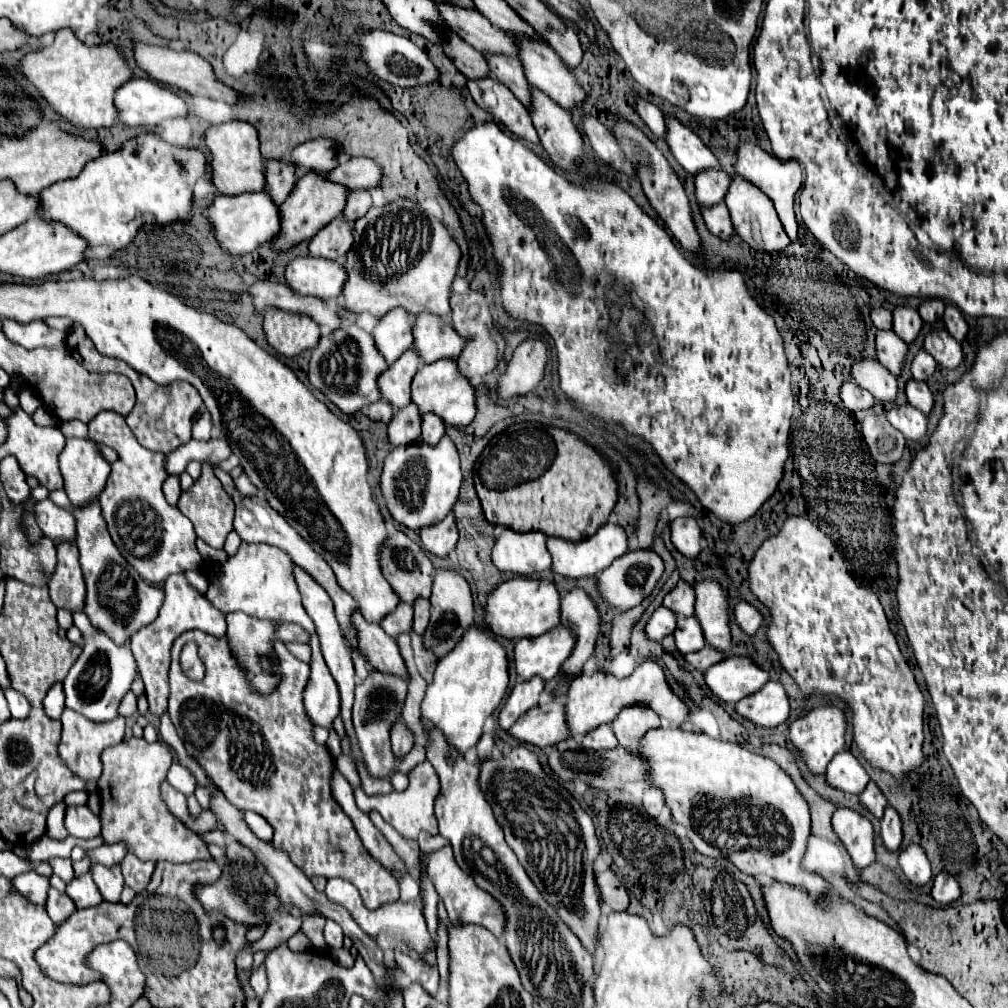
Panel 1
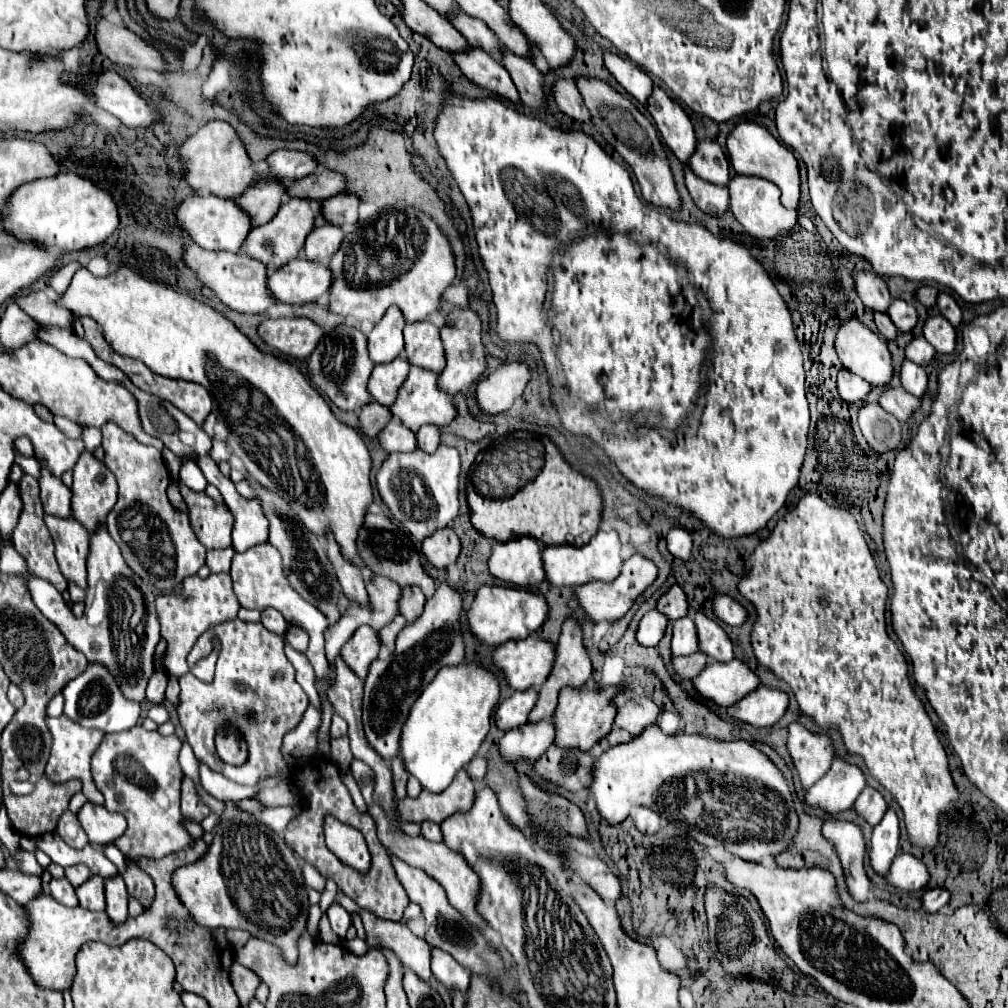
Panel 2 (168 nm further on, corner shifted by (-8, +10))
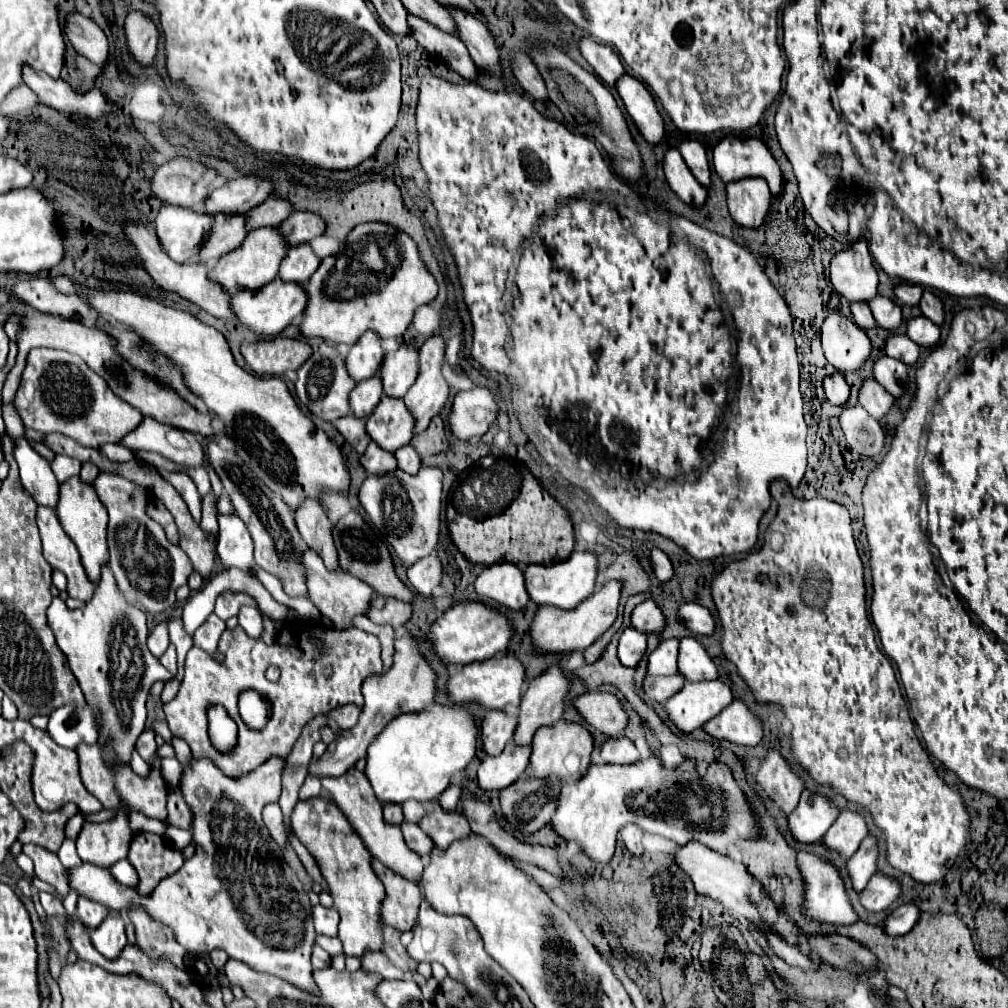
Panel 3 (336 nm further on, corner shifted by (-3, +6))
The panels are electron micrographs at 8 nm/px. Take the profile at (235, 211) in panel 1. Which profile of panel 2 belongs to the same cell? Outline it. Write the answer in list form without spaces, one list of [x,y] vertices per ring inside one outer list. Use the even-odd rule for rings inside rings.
[[[195,194],[195,196],[185,198],[175,208],[175,222],[203,250],[239,252],[239,248],[243,246],[243,242],[245,242],[245,238],[247,238],[247,234],[251,230],[247,214],[243,214],[243,210],[235,208],[233,200],[215,198],[213,194],[203,194],[203,196]]]

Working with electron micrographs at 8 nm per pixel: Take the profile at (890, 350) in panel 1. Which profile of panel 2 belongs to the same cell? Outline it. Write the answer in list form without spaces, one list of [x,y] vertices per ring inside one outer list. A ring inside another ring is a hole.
[[[873,312],[873,320],[877,324],[877,330],[887,338],[887,340],[893,340],[897,336],[897,326],[891,322],[891,318],[885,314],[885,312]]]

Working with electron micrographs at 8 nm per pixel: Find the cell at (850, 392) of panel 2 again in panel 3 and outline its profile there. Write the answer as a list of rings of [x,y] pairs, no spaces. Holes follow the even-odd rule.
[[[834,372],[832,376],[826,376],[824,378],[824,392],[826,392],[826,398],[832,404],[844,406],[848,402],[848,398],[850,398],[850,386],[844,380],[844,374]]]

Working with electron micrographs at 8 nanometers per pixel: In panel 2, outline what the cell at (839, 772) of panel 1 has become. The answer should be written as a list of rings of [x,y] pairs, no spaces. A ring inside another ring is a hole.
[[[835,760],[829,772],[807,790],[805,804],[825,812],[827,816],[835,816],[849,810],[863,788],[863,772],[853,764]]]

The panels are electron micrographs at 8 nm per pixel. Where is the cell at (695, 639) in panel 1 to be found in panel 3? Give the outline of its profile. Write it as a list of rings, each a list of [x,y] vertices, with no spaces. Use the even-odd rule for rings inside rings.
[[[670,638],[660,642],[660,646],[648,658],[648,674],[652,676],[668,676],[678,672],[678,640]]]

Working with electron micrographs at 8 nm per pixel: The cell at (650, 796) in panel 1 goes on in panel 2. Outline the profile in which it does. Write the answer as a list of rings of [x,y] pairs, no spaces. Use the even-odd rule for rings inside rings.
[[[637,806],[633,812],[633,822],[635,822],[635,828],[641,832],[641,834],[655,834],[659,830],[659,824],[661,824],[661,818],[659,814],[655,814],[653,810],[647,810],[645,806]]]

